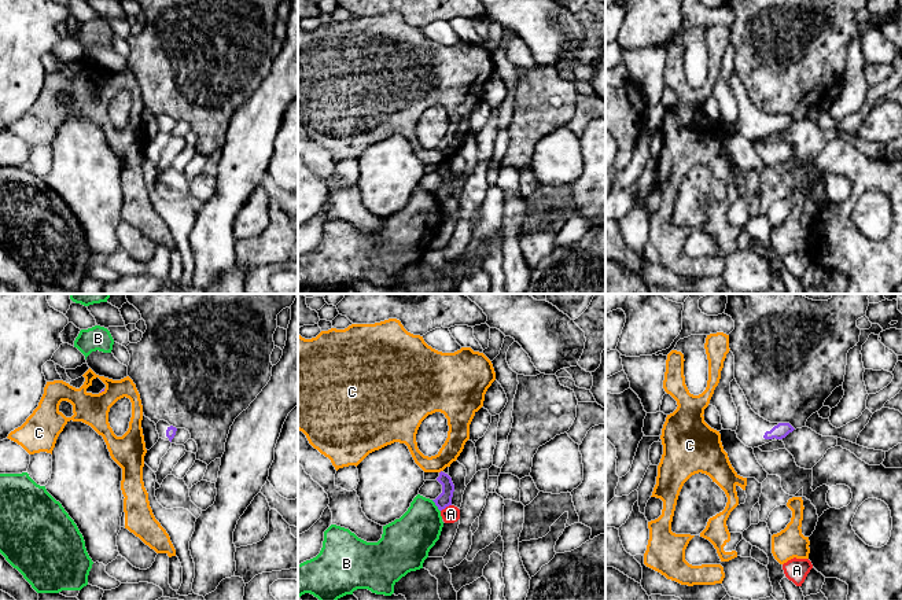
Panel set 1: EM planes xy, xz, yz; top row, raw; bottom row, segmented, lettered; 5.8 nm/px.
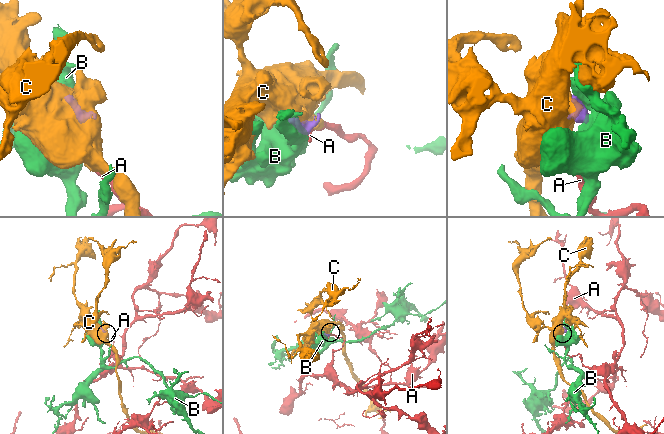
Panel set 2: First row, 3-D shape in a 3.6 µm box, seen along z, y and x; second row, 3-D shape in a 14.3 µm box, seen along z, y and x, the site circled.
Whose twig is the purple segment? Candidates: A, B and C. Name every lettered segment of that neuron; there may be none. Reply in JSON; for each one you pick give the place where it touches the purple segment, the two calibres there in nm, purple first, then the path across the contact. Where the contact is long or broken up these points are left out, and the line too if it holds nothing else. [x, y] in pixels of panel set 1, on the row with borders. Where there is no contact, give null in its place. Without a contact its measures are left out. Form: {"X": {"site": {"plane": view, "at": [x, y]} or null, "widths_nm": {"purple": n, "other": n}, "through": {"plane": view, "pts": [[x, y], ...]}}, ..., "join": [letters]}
{"join": []}

